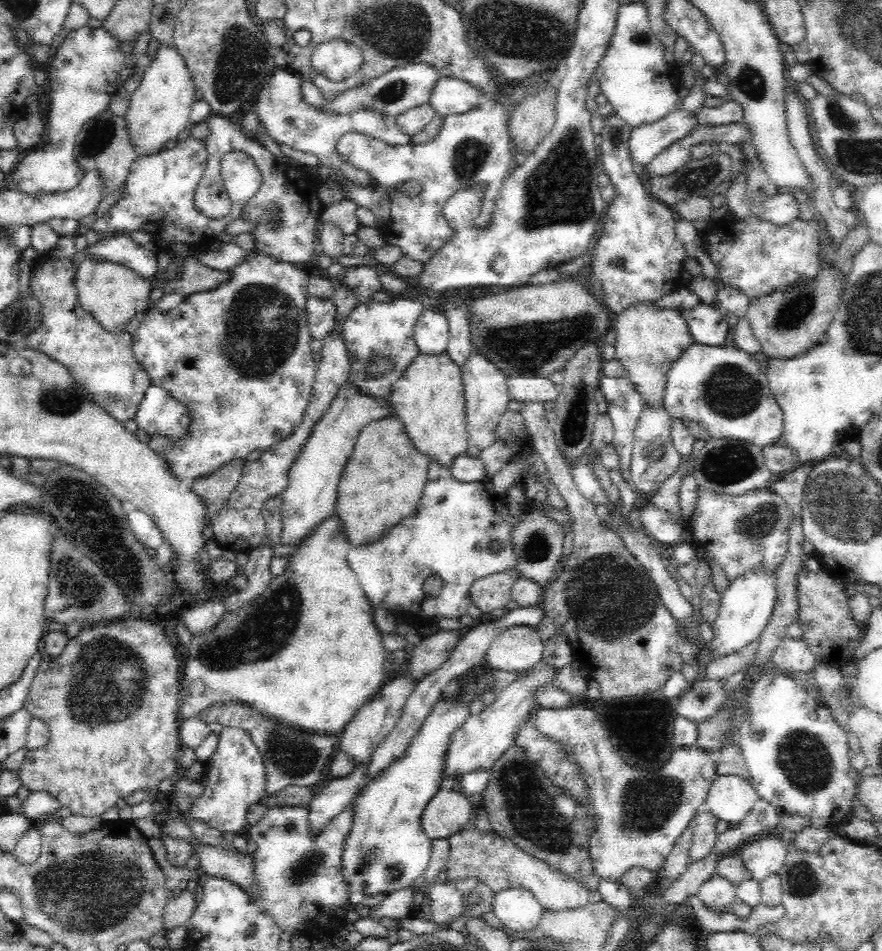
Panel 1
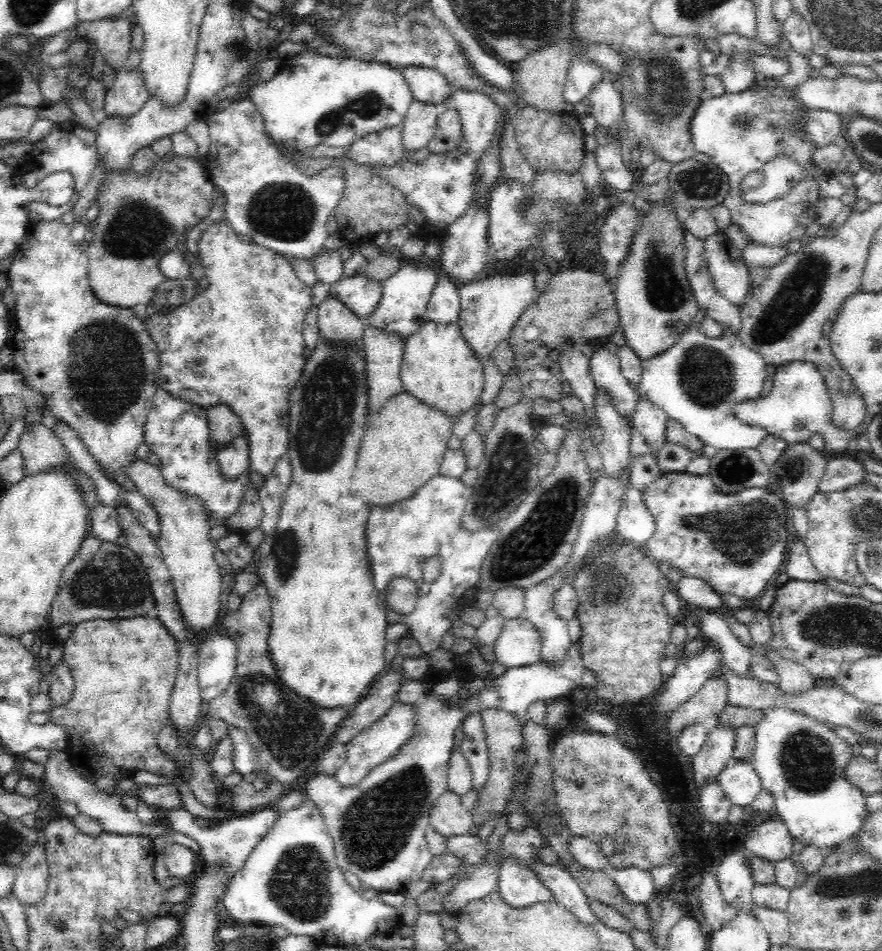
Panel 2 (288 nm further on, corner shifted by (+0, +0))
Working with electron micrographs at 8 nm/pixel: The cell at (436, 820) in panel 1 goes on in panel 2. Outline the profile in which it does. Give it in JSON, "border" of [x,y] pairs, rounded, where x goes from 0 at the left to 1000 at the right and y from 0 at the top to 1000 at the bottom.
{"border":[[[503,833],[488,856],[488,869],[503,881],[533,877],[535,866],[535,854],[524,848],[524,837],[515,833]]]}

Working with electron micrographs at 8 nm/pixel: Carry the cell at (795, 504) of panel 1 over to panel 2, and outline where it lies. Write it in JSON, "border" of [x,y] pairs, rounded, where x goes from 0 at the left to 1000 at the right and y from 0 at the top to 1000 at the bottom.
{"border":[[[964,477],[952,484],[941,484],[937,490],[937,496],[927,509],[930,519],[943,519],[961,515],[971,509],[975,509],[982,501],[982,494],[975,488],[975,479]]]}

